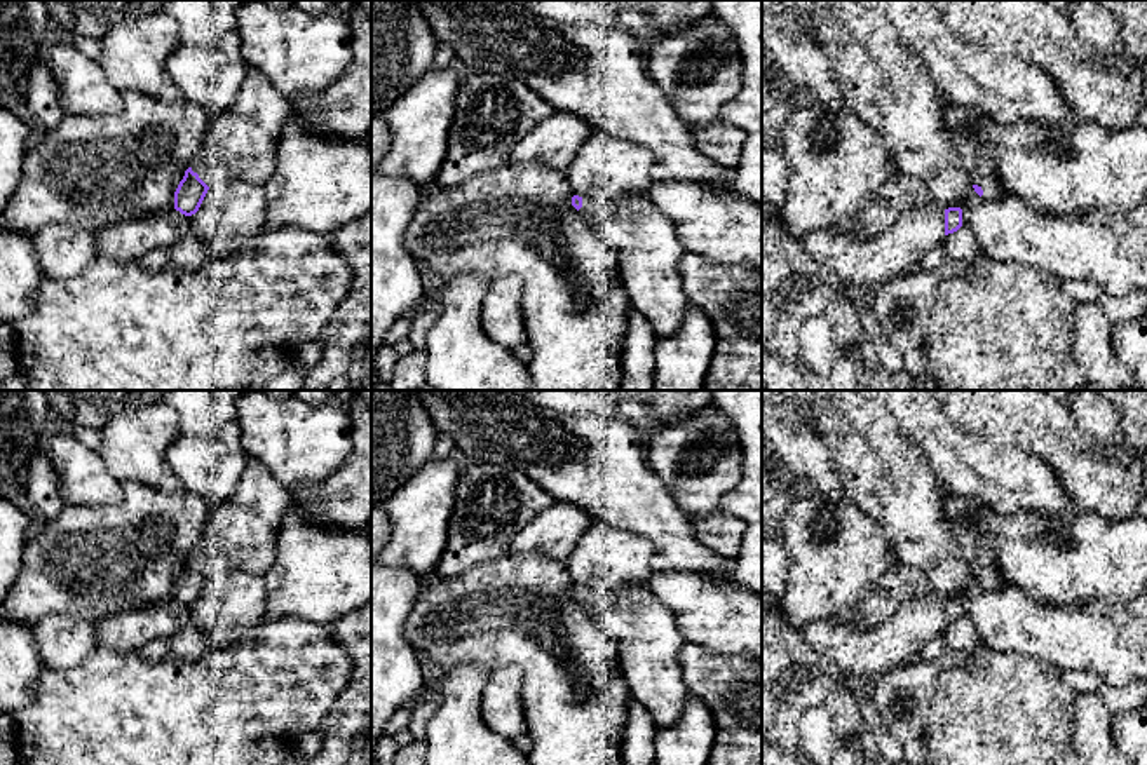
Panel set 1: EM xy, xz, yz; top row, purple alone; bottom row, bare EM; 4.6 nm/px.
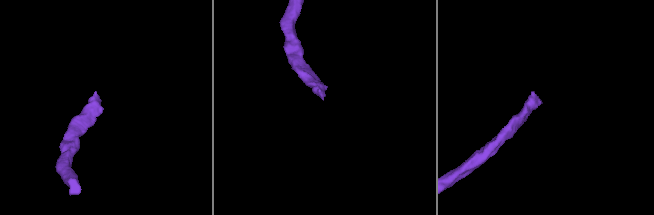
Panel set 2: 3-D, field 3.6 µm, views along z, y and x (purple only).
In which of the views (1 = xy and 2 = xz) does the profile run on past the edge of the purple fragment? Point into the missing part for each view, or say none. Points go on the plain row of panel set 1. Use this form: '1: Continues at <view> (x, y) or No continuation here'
1: Continues at xy (241, 534)
2: Continues at xz (649, 642)

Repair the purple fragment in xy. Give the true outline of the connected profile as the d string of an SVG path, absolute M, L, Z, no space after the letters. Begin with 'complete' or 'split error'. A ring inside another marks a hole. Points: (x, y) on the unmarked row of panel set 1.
split error | M248 458L230 498L211 511L174 582L174 599L195 605L216 573L242 570L265 575L274 565L279 528L291 502L291 490L260 460Z

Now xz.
split error | M647 582L608 591L574 586L572 596L617 641L629 695L650 713L655 728L675 725L689 695L678 662L687 641L669 608Z

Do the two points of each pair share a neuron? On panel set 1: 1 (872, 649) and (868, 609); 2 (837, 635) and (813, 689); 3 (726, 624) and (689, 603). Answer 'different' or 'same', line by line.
1: different
2: different
3: same

